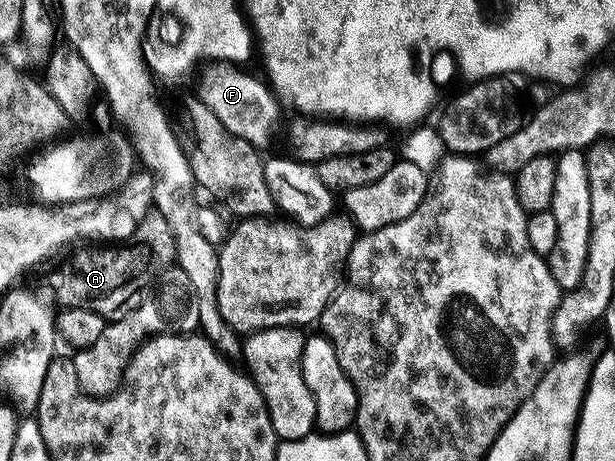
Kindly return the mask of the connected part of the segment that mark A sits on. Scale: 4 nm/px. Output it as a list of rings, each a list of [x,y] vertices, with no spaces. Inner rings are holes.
[[[154,211],[139,221],[137,239],[110,244],[104,249],[79,249],[48,275],[47,285],[55,296],[56,306],[85,307],[97,311],[109,323],[120,321],[141,304],[139,292],[146,285],[154,286],[159,274],[176,260],[173,231],[169,231],[169,223],[165,223],[162,215]]]

